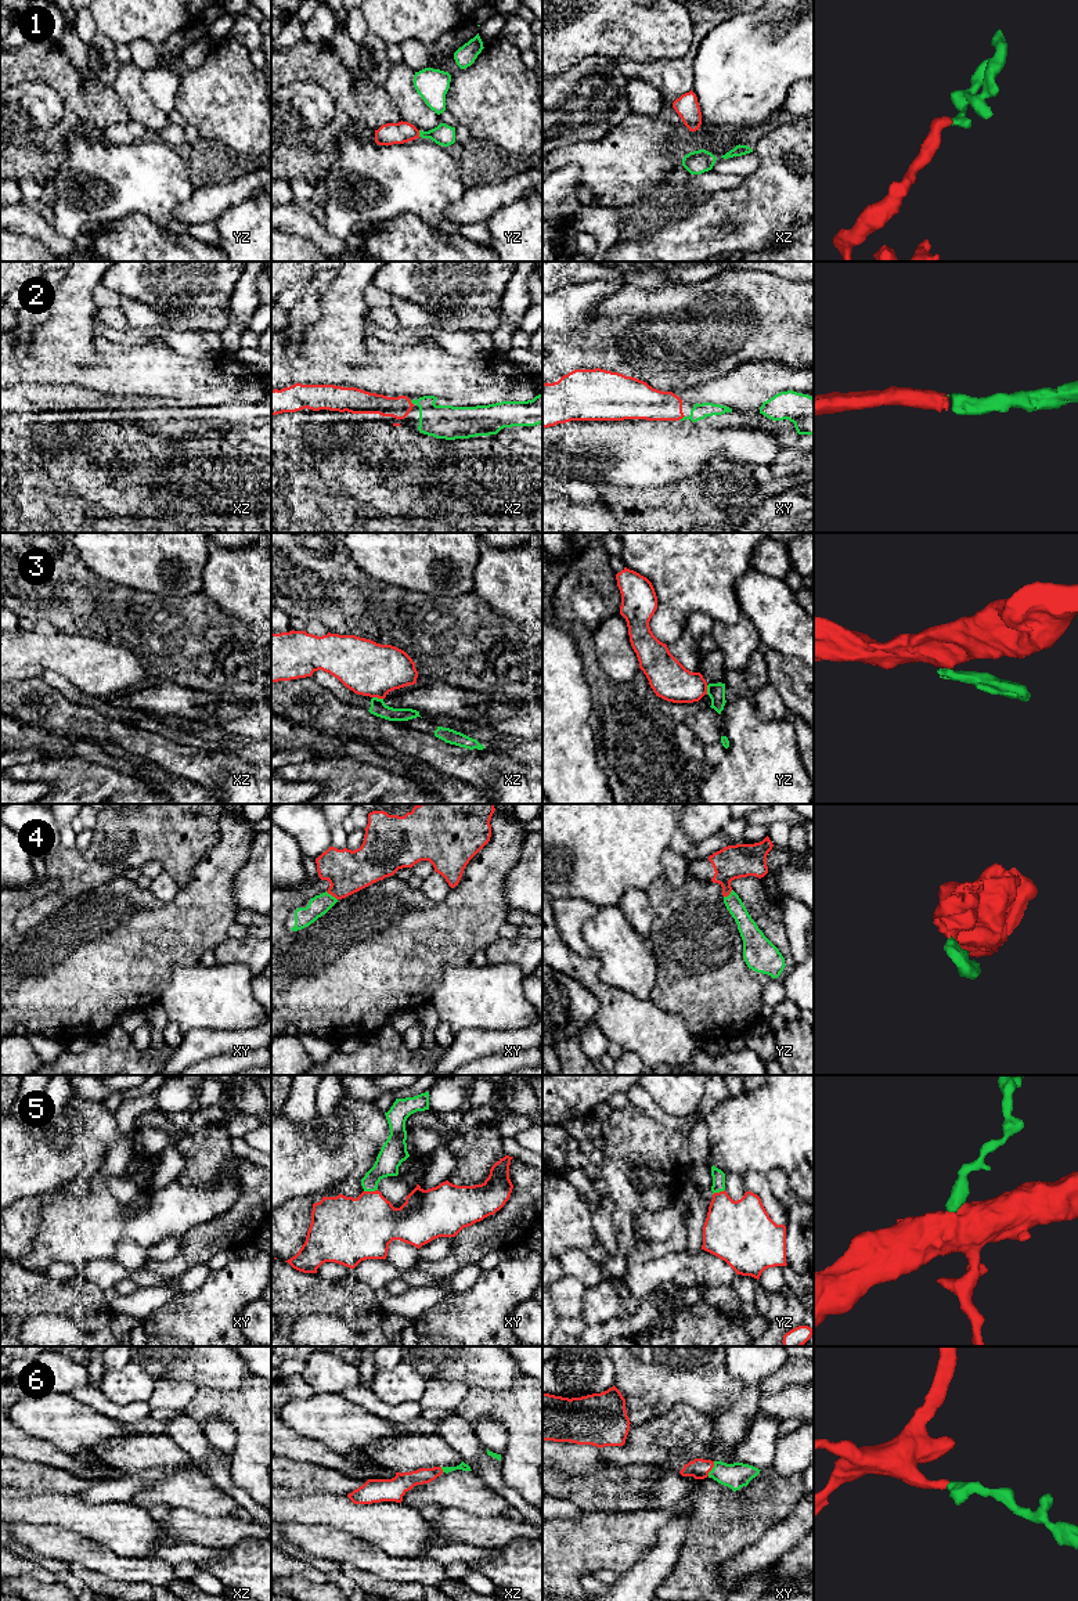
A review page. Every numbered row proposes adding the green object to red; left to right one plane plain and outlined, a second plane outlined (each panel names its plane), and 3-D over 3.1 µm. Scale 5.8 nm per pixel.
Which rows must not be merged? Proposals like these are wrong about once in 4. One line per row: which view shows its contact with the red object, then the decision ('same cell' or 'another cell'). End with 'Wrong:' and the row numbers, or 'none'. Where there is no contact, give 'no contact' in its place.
1: contact in yz; same cell
2: contact in xy; same cell
3: contact in xz; another cell
4: contact in xy; same cell
5: contact in xy; same cell
6: contact in xy; same cell
Wrong: 3

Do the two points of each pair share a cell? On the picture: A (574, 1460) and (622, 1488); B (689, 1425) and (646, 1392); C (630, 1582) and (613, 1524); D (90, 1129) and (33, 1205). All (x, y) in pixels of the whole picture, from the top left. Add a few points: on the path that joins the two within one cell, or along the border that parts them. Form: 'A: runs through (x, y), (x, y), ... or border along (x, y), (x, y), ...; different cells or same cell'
A: runs through (586, 1471), (601, 1486), (610, 1488); same cell
B: border along (700, 1412), (677, 1403), (640, 1425); different cells
C: border along (649, 1547), (619, 1574); different cells
D: border along (39, 1196), (21, 1197), (14, 1203); different cells

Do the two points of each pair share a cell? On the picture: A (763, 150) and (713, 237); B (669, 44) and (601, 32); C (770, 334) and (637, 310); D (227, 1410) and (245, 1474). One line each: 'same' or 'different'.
A: same
B: same
C: same
D: same

